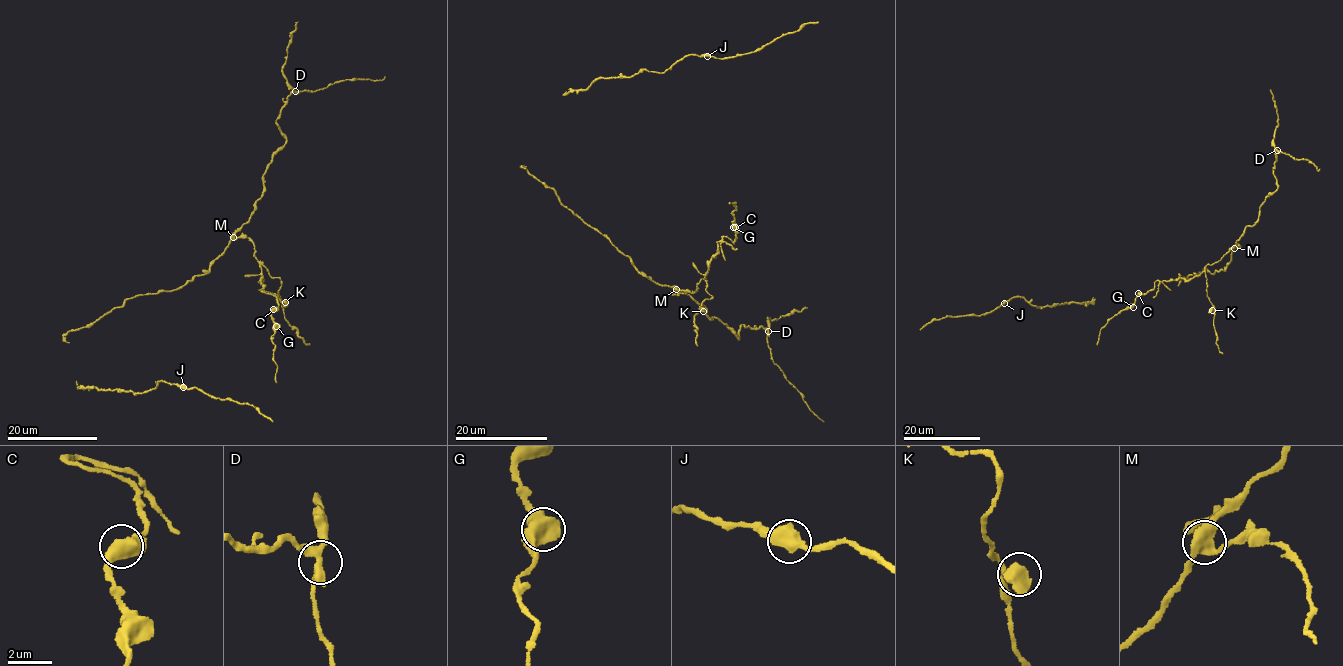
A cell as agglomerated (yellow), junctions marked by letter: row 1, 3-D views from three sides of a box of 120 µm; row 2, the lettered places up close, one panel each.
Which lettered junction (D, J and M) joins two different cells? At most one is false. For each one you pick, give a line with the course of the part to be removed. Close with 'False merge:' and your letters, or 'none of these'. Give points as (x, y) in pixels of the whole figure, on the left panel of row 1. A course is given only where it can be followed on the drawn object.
M: foreign part runs (232, 237), (251, 239), (262, 278), (260, 289), (276, 298), (278, 306), (271, 314), (276, 382)
False merge: M

